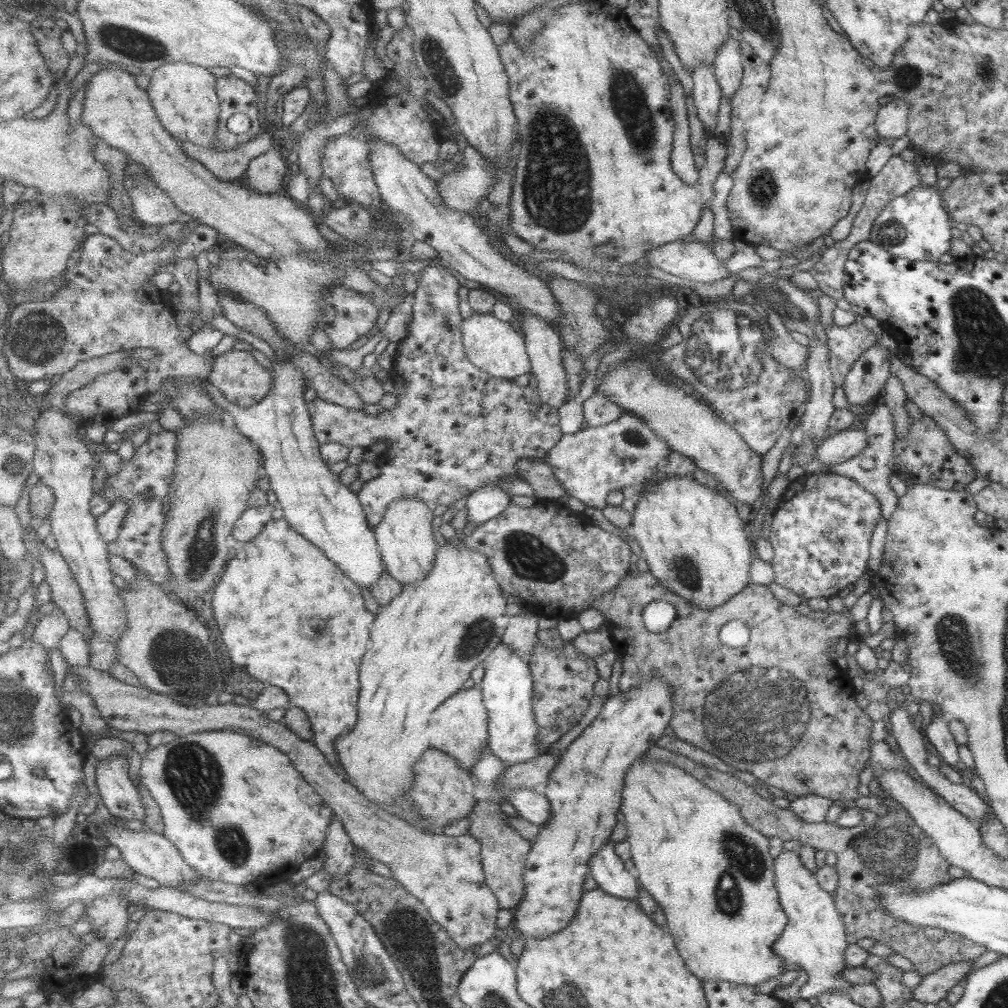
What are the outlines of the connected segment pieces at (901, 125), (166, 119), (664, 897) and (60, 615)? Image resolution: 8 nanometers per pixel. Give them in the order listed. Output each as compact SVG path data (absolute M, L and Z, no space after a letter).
M894 99L879 108L875 118L876 132L884 141L894 141L907 135L909 104L905 100Z
M188 62L168 63L151 72L147 89L157 108L158 116L174 137L198 146L217 148L219 122L221 122L221 96L217 91L218 79L202 65Z
M648 753L640 757L628 771L624 797L623 810L624 815L628 817L628 827L630 827L627 841L633 845L632 853L636 874L646 891L650 891L665 910L669 922L668 928L670 928L670 932L674 932L674 936L678 936L678 948L682 948L682 956L686 956L686 964L690 964L690 968L694 968L694 972L698 972L698 976L702 976L703 981L730 981L735 985L748 985L749 987L755 987L757 984L783 975L786 961L774 953L772 946L784 932L784 928L788 924L788 917L779 903L778 892L774 886L774 859L769 852L768 837L746 824L746 820L740 816L739 808L736 805L726 800L714 789L702 784L698 777L668 761L651 759Z
M60 606L52 613L41 616L41 623L37 626L34 639L47 649L61 650L62 639L71 630L71 620L66 611Z

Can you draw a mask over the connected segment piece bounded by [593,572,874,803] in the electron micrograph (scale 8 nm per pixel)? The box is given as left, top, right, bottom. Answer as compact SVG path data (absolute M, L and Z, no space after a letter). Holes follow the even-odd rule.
M628 573L626 578L615 588L615 591L603 594L593 604L593 608L600 610L600 613L608 617L611 635L615 640L615 649L623 662L623 675L620 680L620 690L630 692L633 688L641 686L643 682L650 682L653 678L663 678L673 686L675 713L671 726L674 728L675 734L683 741L691 742L693 745L706 750L710 754L714 754L723 760L728 766L737 770L746 770L758 780L762 780L765 784L776 786L794 796L804 796L816 794L834 800L836 803L856 799L859 797L857 786L859 785L858 775L864 769L866 761L871 756L870 734L874 721L868 717L864 709L856 705L855 696L856 689L852 683L852 679L847 679L845 672L841 670L834 661L830 660L828 650L831 646L836 647L841 638L847 637L850 640L856 638L854 622L851 616L846 613L833 613L829 611L829 616L822 620L814 620L809 616L802 616L793 606L782 603L770 591L766 585L750 583L748 587L734 595L726 603L711 608L710 610L702 610L699 606L689 602L687 598L680 596L677 592L670 590L654 573ZM655 600L664 600L675 604L680 610L680 616L676 620L676 624L663 633L652 632L644 620L644 610ZM732 620L740 620L744 622L750 629L749 641L740 648L732 648L722 644L719 639L721 626L731 622Z

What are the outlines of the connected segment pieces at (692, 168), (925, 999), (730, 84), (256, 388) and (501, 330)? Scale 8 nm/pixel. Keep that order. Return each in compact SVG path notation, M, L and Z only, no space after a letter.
M682 83L673 84L673 112L677 122L673 150L673 167L678 176L692 186L700 182L700 169L696 166L696 156L692 150L690 116L686 104L686 90Z
M974 961L951 963L927 974L916 988L911 989L912 998L918 1002L937 1004L947 997L947 992L965 978L972 970Z
M729 36L717 52L713 67L723 96L730 99L741 88L741 79L744 75L744 57L740 49L741 42L740 37L739 39L733 39Z
M230 350L222 356L215 357L212 374L208 380L216 386L229 403L245 408L254 407L262 403L270 394L274 386L274 376L260 362L254 354L246 350Z
M474 311L472 317L464 321L462 332L465 334L466 353L484 372L510 381L533 373L527 338L516 323L502 320L493 313L486 314L480 311Z

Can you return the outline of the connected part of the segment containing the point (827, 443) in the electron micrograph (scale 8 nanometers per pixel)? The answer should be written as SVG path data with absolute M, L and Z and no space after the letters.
M864 430L833 431L816 447L816 456L822 464L842 464L860 454L868 444Z

